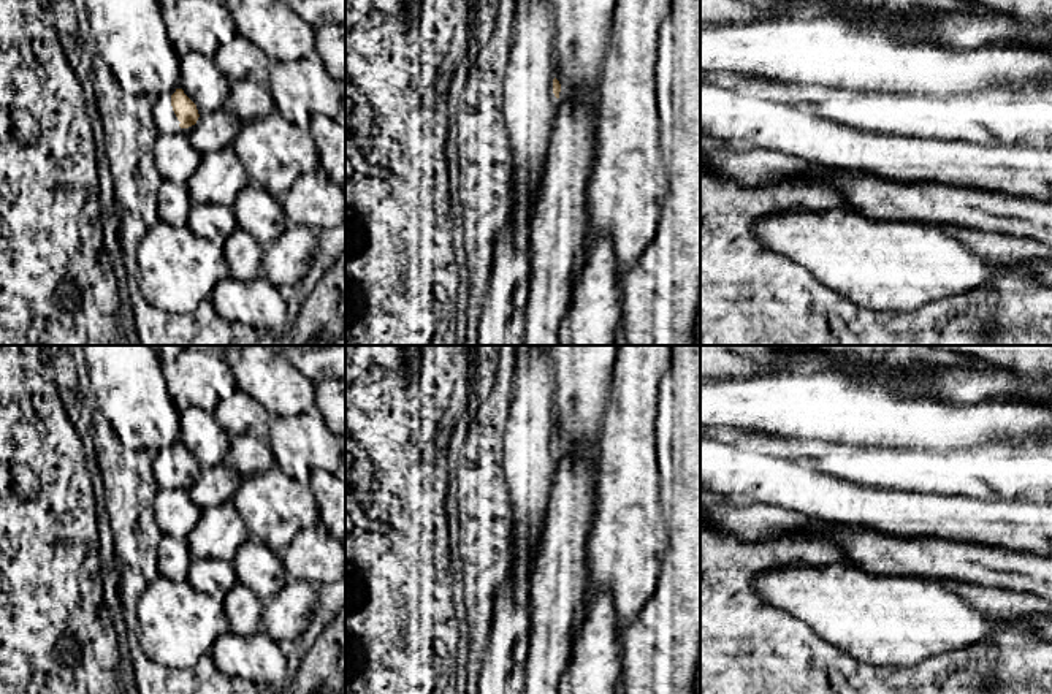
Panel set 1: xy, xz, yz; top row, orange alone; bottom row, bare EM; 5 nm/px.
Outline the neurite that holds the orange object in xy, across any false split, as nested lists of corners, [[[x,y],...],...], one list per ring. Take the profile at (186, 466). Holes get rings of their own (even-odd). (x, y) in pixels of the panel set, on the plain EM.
[[[182,444],[170,445],[152,456],[152,474],[158,488],[189,490],[198,472],[196,459]]]

